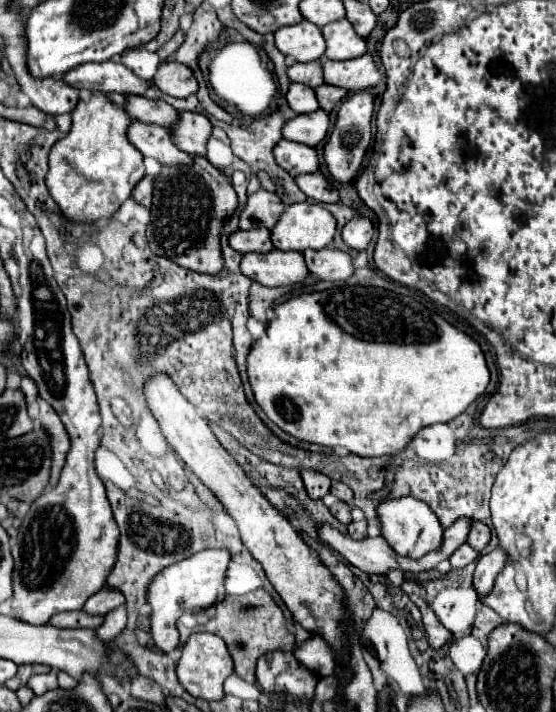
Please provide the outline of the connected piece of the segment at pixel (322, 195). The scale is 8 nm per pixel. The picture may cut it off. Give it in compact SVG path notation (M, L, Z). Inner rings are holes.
M323 172L301 174L295 178L295 182L307 196L311 196L317 202L339 202L337 188L325 178Z

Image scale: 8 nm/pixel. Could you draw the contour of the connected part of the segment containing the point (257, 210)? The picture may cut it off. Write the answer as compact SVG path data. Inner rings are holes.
M257 190L255 194L249 196L249 200L241 212L239 228L241 230L273 228L285 208L287 208L285 202L275 192Z

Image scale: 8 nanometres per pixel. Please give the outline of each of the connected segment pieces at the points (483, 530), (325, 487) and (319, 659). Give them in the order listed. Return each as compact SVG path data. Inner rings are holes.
M473 522L473 528L471 528L471 532L469 532L469 538L467 538L467 544L471 544L471 546L475 546L475 550L483 550L485 546L487 546L487 542L489 542L489 536L491 536L491 530L489 530L489 526L487 524L483 524L483 522Z
M301 470L301 476L305 482L307 494L311 494L311 498L323 498L329 492L331 480L325 474L315 472L315 470Z
M309 632L309 640L295 642L293 656L311 672L319 676L331 676L335 672L335 658L333 658L333 650L329 650L327 644L329 642L321 638L321 634Z

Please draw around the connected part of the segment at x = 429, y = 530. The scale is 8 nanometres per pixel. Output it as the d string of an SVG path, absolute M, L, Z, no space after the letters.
M405 496L405 498L397 498L397 500L387 500L381 502L379 506L379 520L381 520L381 532L383 538L389 542L389 546L407 558L421 558L433 550L439 550L443 544L443 528L437 520L437 516L429 510L429 506L417 498Z

